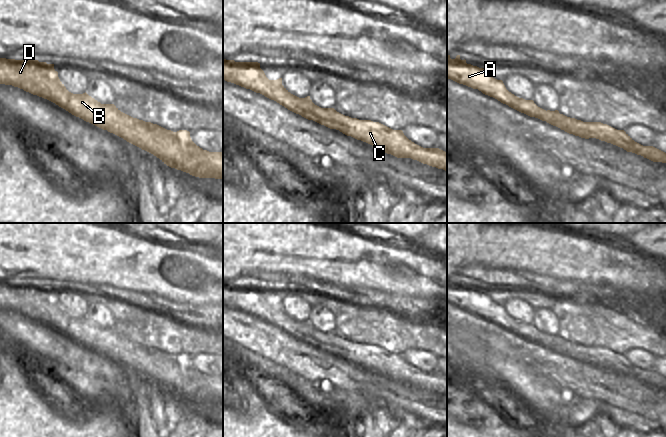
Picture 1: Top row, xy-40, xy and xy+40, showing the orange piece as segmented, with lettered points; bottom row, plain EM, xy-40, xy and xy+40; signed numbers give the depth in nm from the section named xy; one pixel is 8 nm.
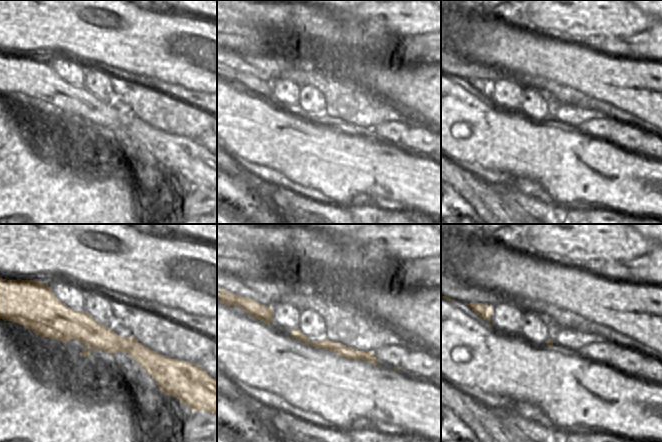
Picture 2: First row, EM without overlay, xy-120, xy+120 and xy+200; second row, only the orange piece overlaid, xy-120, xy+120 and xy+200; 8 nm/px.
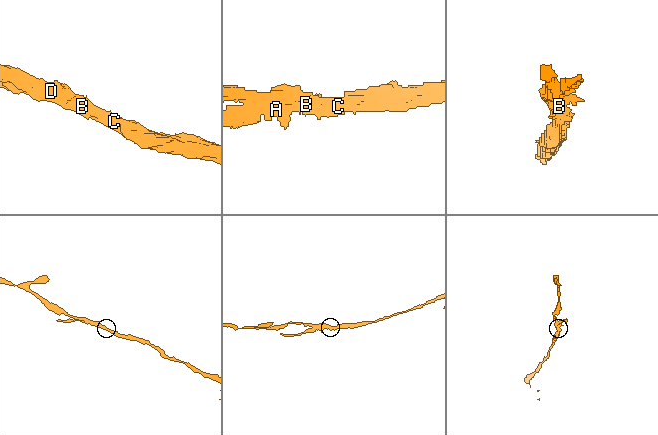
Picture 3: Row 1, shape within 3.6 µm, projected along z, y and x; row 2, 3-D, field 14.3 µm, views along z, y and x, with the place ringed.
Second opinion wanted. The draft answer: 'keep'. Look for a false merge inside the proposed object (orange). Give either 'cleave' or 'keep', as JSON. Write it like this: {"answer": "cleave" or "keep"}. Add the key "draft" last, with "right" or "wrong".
{"answer": "cleave", "draft": "wrong"}

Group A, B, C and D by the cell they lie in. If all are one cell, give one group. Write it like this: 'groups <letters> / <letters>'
groups A / B C D

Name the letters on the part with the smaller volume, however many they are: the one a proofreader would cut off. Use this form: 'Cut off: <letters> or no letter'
Cut off: A

